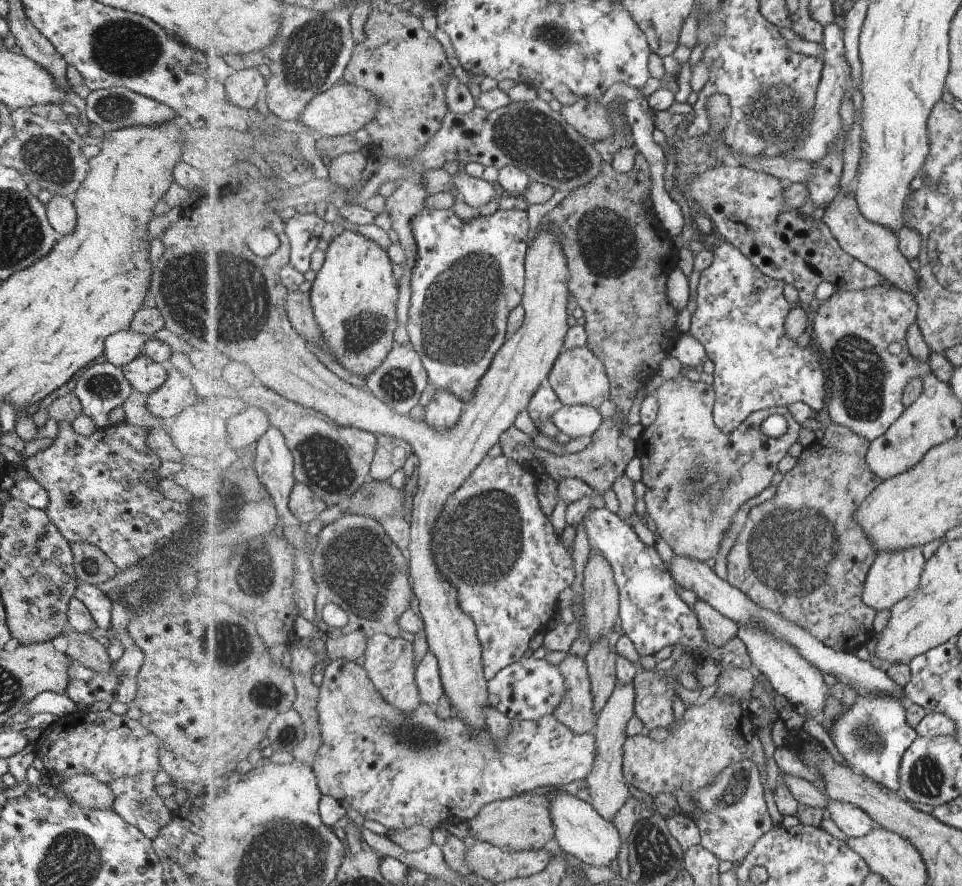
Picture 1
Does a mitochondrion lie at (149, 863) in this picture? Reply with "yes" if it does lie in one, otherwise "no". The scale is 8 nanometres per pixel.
no

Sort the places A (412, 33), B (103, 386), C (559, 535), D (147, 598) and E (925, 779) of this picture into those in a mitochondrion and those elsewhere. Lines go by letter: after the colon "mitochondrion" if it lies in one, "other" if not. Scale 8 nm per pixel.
A: other
B: mitochondrion
C: other
D: other
E: mitochondrion

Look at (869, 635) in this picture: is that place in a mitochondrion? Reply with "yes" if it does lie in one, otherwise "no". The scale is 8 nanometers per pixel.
no

